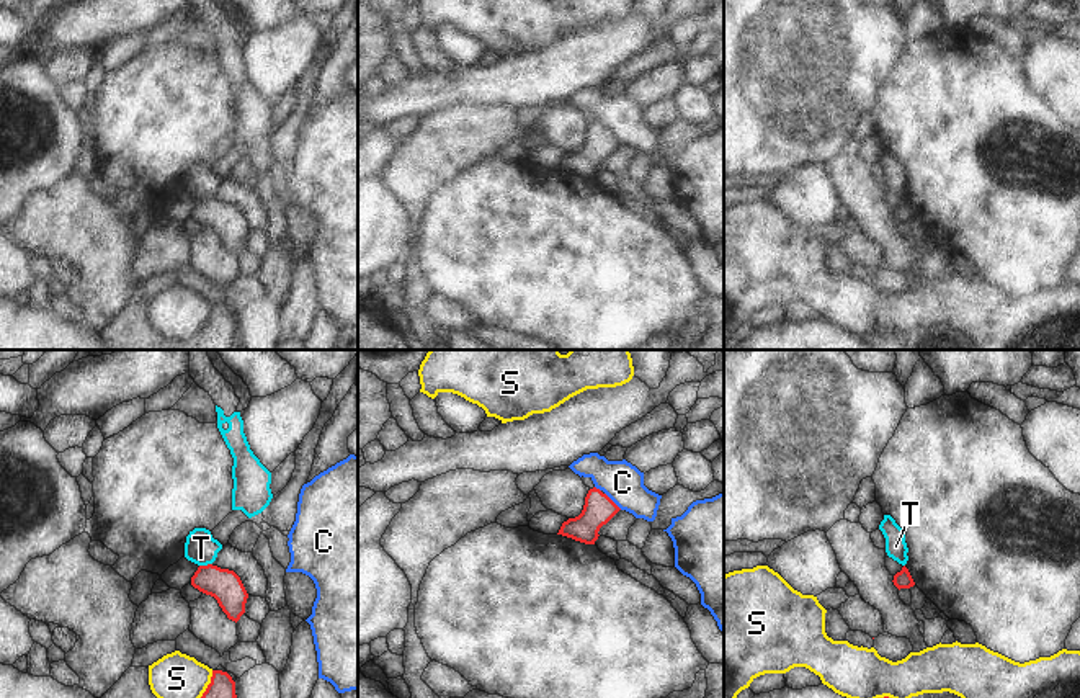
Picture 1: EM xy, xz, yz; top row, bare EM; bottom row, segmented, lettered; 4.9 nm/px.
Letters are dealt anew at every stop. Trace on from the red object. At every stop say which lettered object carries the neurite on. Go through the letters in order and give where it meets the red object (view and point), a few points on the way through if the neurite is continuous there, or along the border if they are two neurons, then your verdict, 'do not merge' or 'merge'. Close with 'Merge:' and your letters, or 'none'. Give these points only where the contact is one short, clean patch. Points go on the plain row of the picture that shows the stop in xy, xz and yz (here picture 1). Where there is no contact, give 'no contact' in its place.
C: xz (611, 134) | along xz (605, 126), (621, 143) | do not merge
S: xy (206, 322) | do not merge
T: xy (205, 200) | along xy (211, 196), (200, 200) | do not merge
Merge: none

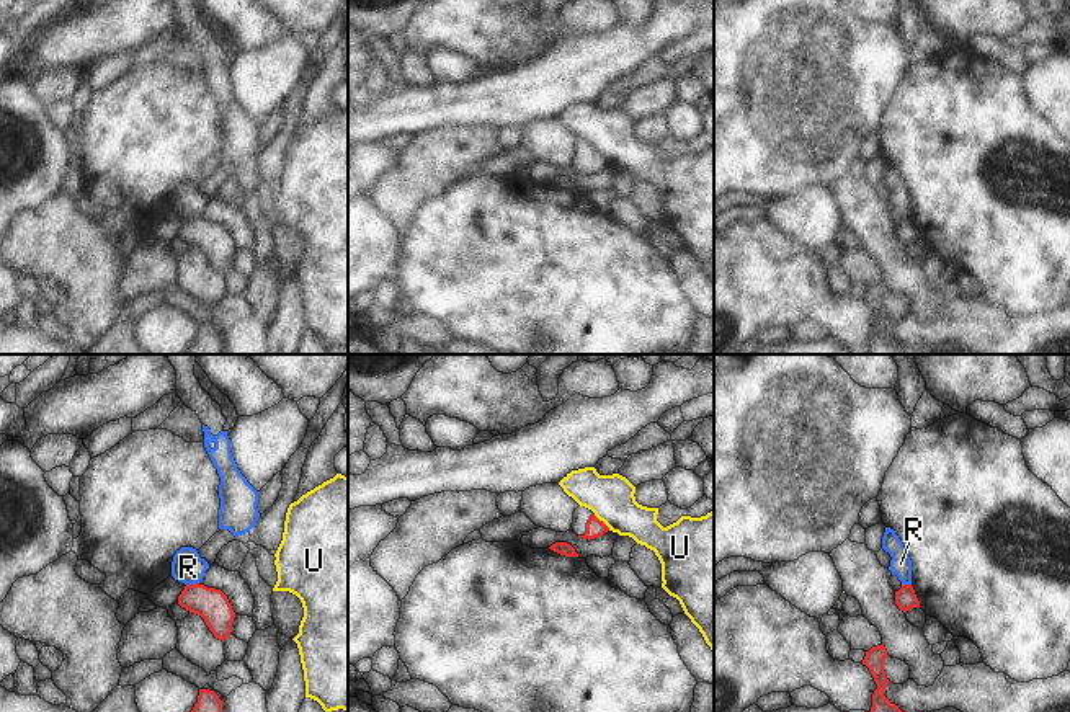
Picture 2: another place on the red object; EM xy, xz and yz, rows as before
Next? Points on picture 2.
R: xy (191, 219) | along xy (198, 216), (187, 219) | do not merge
U: xz (606, 160) | along xz (603, 155), (610, 164) | do not merge
Merge: none

